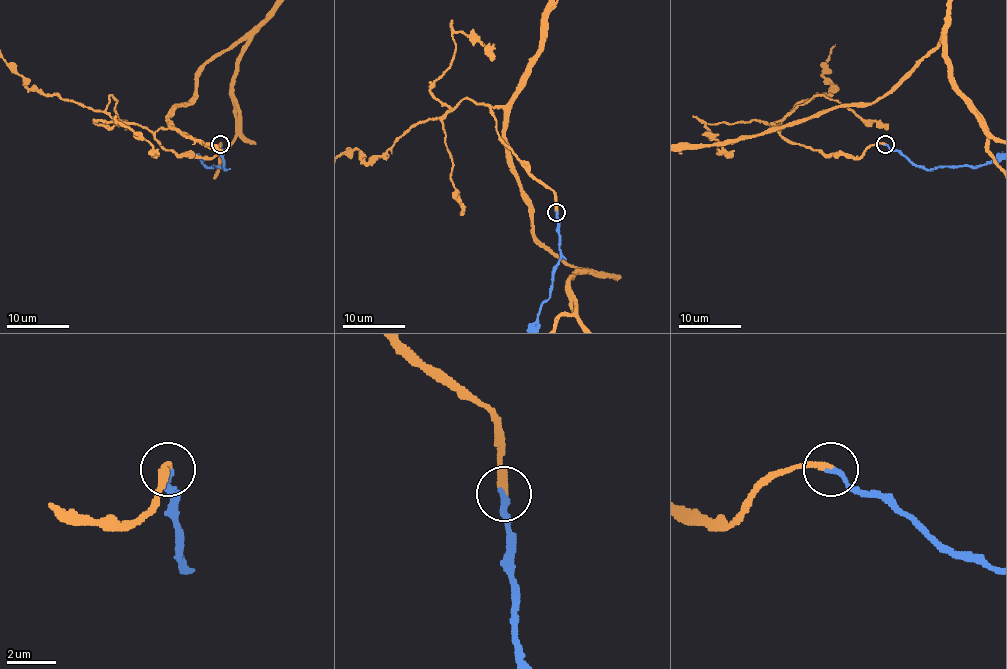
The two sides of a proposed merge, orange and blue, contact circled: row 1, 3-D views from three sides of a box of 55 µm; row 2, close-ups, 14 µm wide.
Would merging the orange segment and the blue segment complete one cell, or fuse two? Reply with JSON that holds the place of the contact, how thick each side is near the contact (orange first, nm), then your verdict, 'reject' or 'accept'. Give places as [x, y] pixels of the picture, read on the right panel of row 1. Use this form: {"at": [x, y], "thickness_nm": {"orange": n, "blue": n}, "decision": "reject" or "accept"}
{"at": [885, 144], "thickness_nm": {"orange": 190, "blue": 240}, "decision": "accept"}

